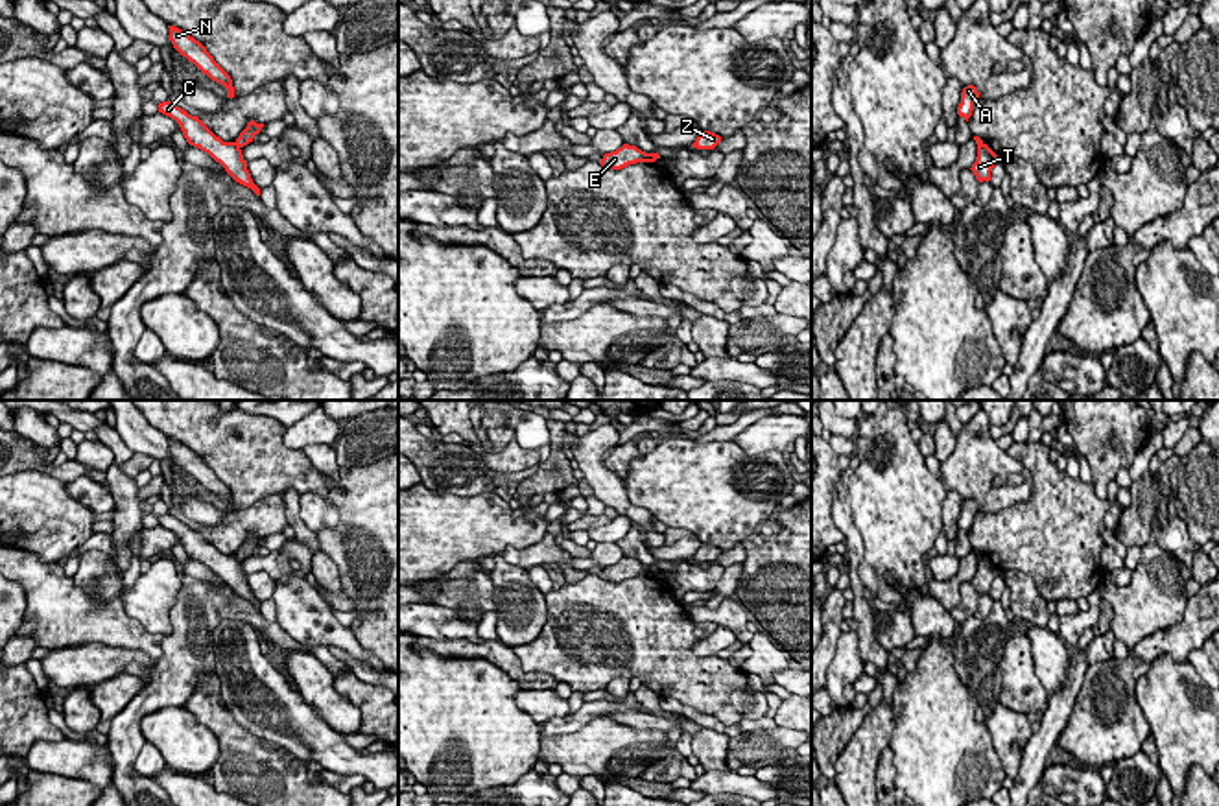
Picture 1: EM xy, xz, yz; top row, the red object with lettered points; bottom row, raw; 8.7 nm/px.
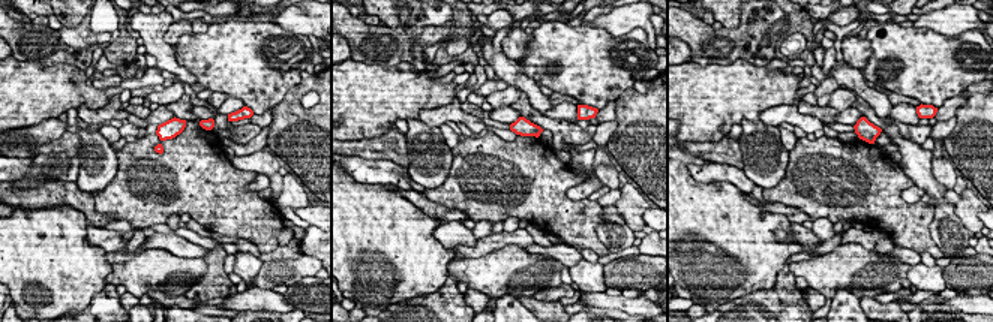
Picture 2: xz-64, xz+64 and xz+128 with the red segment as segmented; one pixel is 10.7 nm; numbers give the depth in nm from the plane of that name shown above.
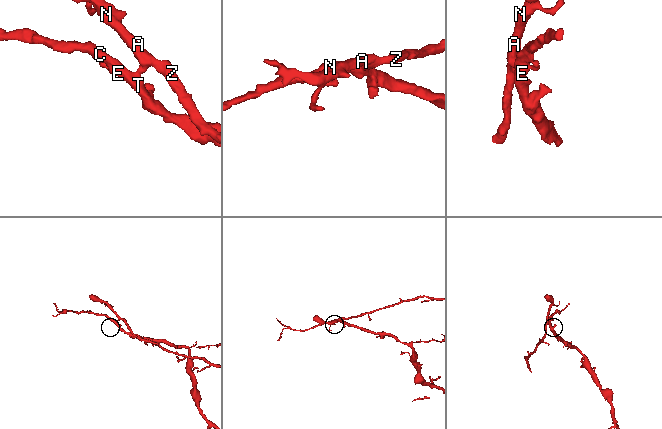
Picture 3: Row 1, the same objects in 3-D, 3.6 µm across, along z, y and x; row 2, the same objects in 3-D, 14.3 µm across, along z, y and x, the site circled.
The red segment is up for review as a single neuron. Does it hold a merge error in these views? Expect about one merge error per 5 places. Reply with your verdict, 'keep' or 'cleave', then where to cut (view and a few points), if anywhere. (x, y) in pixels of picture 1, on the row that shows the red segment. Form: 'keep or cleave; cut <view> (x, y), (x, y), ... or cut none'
cleave; cut xy (235, 142), (240, 146)

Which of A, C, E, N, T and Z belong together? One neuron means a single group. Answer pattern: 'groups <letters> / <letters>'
groups A N Z / C E T

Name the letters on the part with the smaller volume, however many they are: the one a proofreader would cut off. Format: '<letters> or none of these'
A, N, Z

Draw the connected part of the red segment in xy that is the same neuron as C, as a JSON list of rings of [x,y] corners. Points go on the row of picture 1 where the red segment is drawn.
[[[162,101],[157,105],[159,113],[175,120],[186,138],[186,142],[201,151],[208,153],[216,162],[219,162],[225,172],[240,184],[251,188],[260,196],[260,188],[253,183],[247,170],[247,160],[236,142],[223,142],[216,136],[197,116],[188,114],[173,101]]]

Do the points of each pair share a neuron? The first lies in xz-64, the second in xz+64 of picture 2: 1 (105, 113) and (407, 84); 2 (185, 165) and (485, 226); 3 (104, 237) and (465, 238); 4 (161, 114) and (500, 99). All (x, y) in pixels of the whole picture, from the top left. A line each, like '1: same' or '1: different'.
1: different
2: different
3: same
4: different

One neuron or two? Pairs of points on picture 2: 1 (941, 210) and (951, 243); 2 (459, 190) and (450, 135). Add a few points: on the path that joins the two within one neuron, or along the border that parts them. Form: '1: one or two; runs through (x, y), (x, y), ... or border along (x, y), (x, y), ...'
1: one; runs through (938, 217), (938, 229), (944, 235)
2: two; border along (459, 143), (452, 149)

